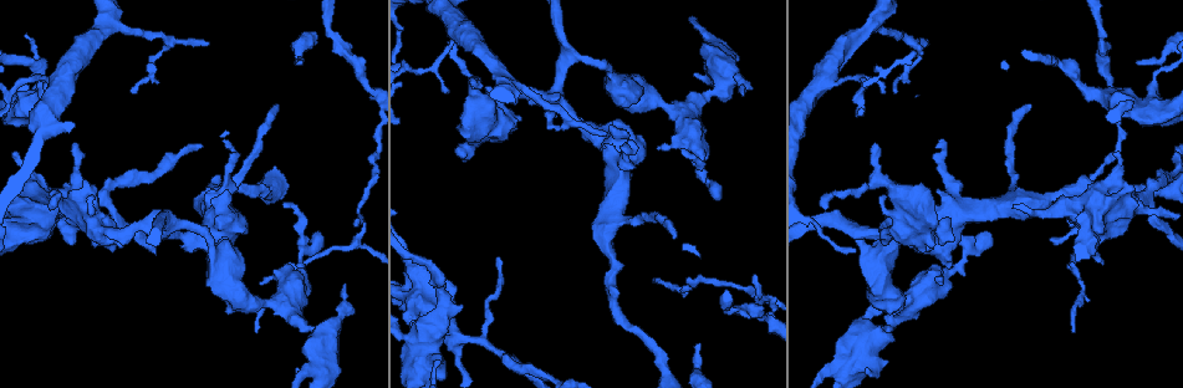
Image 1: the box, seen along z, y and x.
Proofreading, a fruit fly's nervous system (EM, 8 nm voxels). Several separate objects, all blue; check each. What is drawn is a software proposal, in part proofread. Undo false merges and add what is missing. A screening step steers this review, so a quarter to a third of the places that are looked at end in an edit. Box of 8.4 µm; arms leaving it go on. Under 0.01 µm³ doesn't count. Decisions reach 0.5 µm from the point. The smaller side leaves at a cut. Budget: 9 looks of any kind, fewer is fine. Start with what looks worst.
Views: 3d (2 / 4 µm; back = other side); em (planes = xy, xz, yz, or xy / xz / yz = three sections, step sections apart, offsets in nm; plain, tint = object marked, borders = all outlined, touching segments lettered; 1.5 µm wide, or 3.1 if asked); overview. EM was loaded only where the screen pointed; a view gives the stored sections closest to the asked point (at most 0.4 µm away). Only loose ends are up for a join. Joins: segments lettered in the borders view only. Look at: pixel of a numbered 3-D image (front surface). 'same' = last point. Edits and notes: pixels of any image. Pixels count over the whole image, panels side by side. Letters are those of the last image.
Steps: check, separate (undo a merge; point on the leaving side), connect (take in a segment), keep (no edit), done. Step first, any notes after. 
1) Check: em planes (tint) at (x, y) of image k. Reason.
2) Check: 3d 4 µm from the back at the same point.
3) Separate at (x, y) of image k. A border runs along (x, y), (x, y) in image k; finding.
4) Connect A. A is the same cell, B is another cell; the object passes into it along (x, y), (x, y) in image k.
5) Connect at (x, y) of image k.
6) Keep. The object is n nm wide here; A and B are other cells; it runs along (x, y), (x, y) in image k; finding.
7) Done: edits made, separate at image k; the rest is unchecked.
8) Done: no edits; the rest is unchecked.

Check: em planes (borders) at (207, 45) of image 1. Tapers out.

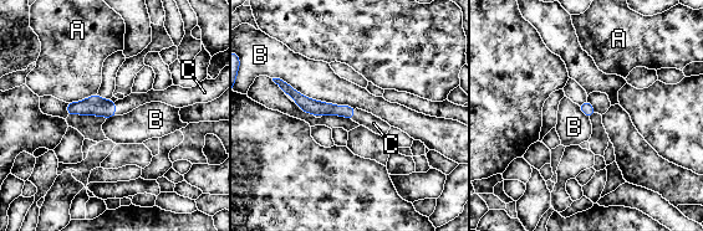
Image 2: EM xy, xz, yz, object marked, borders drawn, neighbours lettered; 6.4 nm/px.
Connect C. The object is 80 nm wide here; C is the same cell, A and B are other cells; the object passes into it along (95, 104), (115, 108), (133, 101) in image 2; it goes on there.

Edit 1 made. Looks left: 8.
Check: overview. See it whole again.

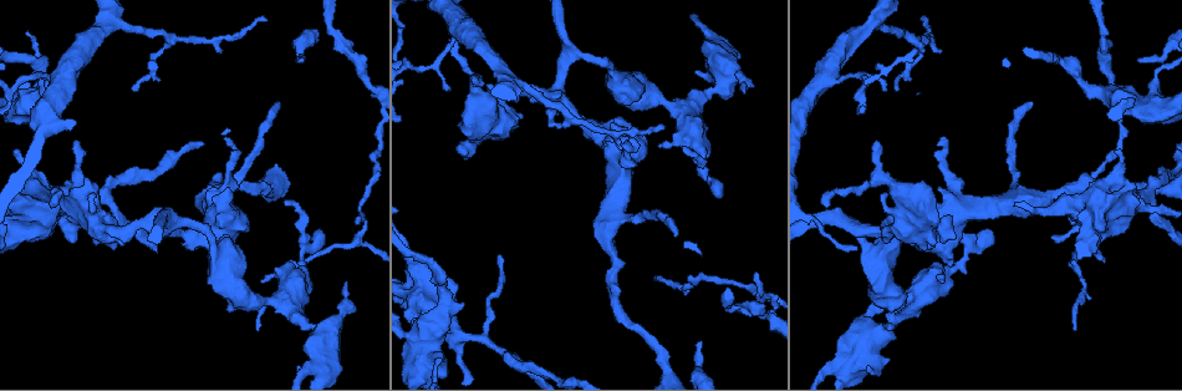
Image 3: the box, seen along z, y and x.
Check: em xy step 8 (tint) at (564, 96) of image 3. Calibre changes.

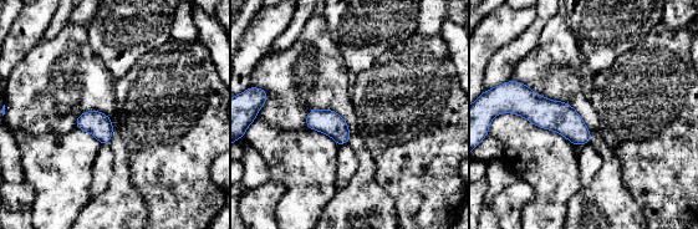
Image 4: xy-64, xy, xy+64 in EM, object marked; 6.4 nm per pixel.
Check: em planes (borders) at the same point.

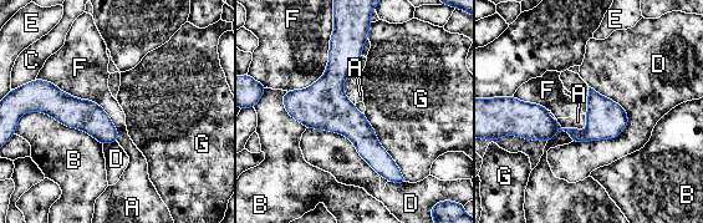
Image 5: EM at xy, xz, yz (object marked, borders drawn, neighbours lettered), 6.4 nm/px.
Keep. The object is 90 nm wide here; A, B, C, D, E, F and G are other cells; a border runs along (362, 113), (380, 145), (407, 181) in image 5; all the same cell.

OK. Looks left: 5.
Check: em xy step 4 (borders) at (496, 256) of image 3. Branch stops here.

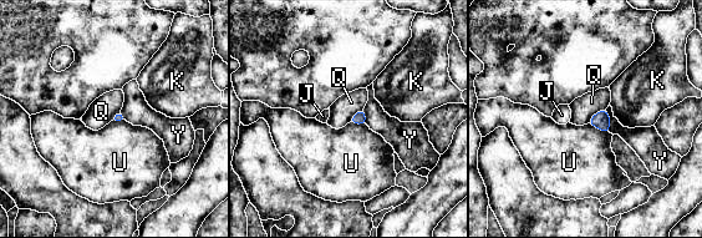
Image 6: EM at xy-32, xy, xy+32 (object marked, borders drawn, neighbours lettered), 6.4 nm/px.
Keep. J, K, Q, U and Y are other cells; none of them fits.

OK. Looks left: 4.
Check: em xz step 4 (tint) at (411, 320) of image 3. Free end.

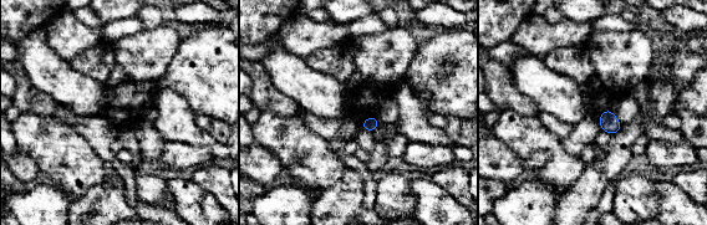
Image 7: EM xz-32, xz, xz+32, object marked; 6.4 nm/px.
Check: em planes (borders) at the same point. Another direction.

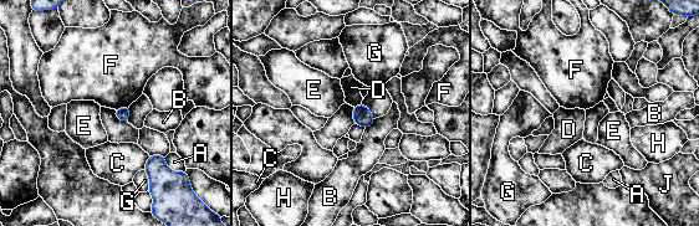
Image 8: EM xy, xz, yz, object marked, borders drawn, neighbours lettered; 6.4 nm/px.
Keep. A, B, C, D, E, F, G, H and J are other cells; a border runs along (128, 106), (115, 109) in image 8; no lettered segment goes on from it.

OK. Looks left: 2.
Done: edits made, connect at image 2; the rest is unchecked.

